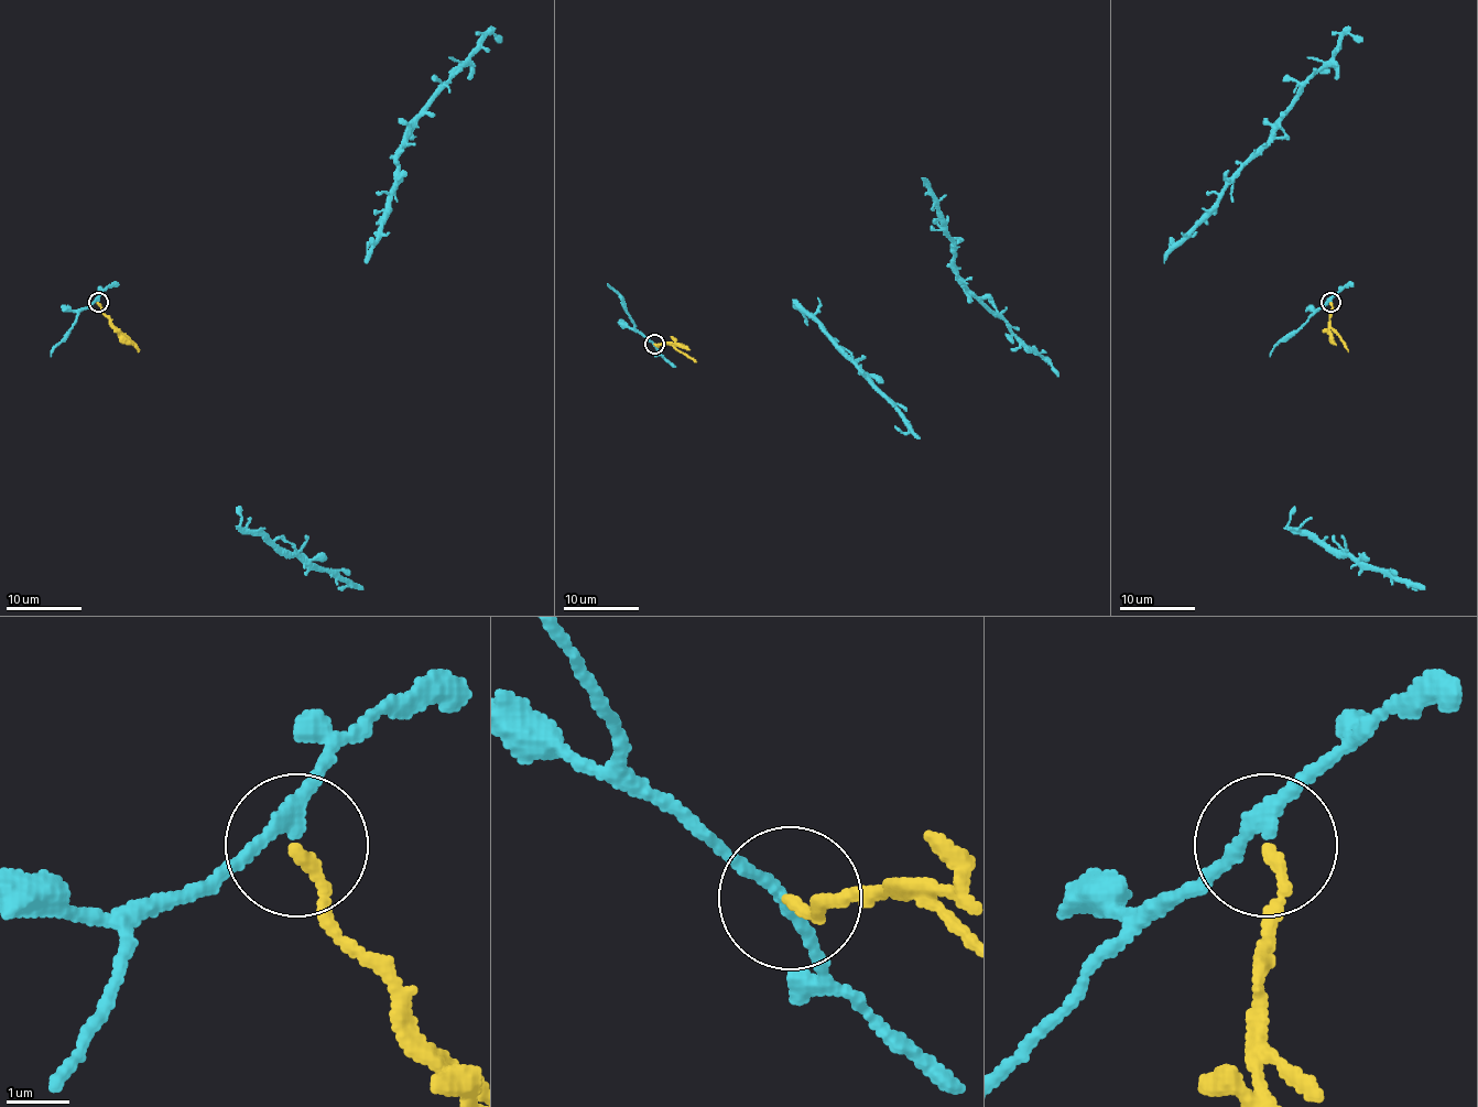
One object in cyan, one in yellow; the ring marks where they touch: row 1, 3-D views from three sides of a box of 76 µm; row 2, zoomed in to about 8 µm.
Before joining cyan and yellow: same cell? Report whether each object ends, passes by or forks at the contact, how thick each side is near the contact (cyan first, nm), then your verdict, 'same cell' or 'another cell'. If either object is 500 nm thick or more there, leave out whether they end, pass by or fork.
cyan passes by | yellow ends | 180/180 nm | another cell

